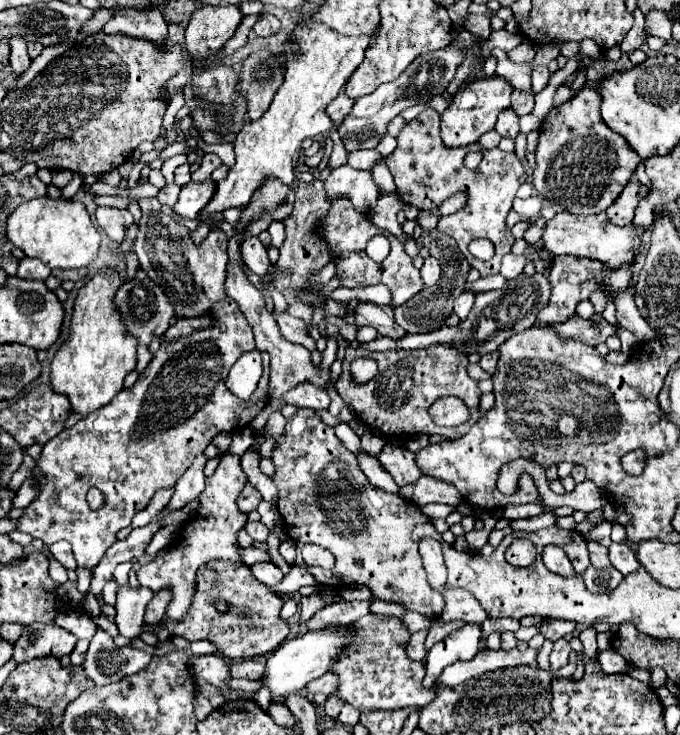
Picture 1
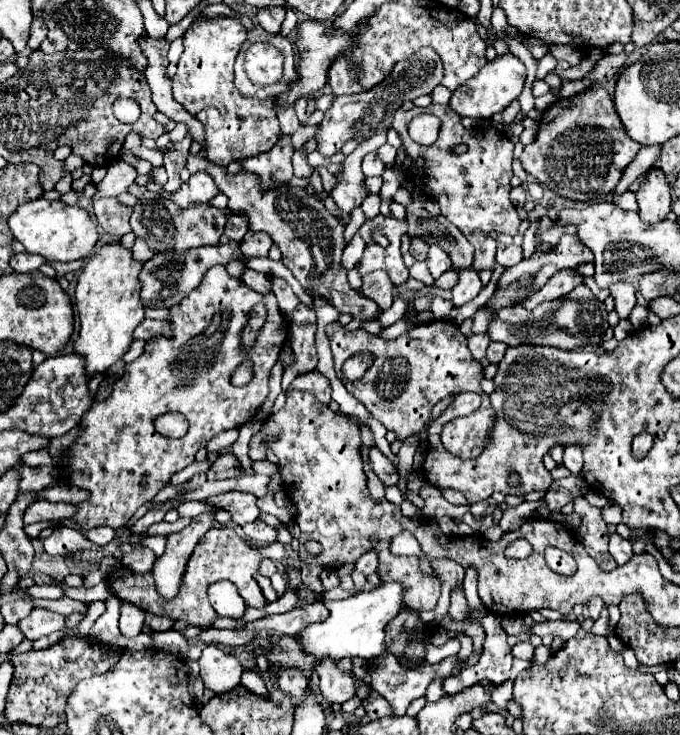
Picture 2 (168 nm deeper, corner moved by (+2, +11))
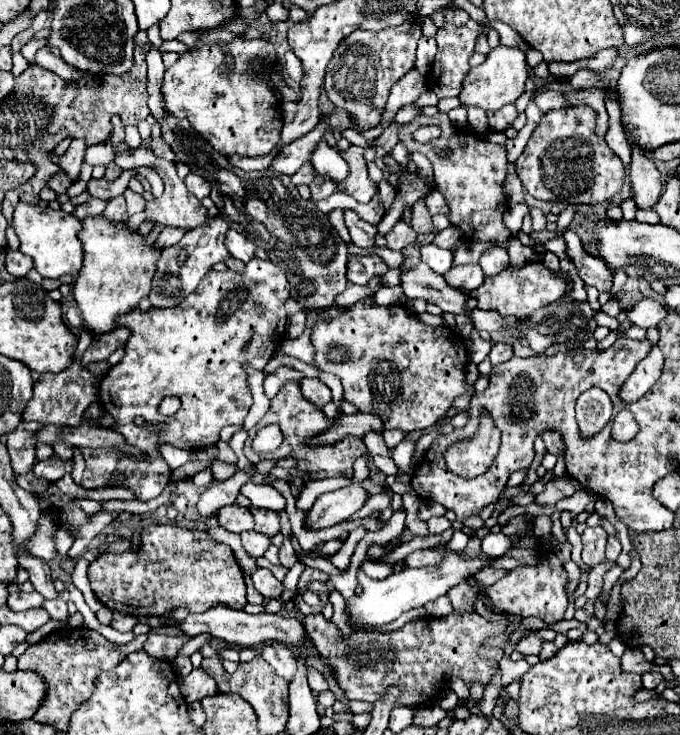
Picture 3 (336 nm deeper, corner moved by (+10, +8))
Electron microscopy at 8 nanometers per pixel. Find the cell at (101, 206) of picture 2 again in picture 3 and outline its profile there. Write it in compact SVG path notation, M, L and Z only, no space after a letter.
M109 200L103 216L107 216L109 220L115 220L115 222L121 222L127 218L127 206L125 206L125 200Z

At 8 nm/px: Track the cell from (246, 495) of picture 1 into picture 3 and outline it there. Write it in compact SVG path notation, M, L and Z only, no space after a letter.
M237 504L221 508L217 512L217 520L219 520L219 526L223 526L227 532L233 532L233 534L253 530L253 526L255 526L251 512L243 506L237 506Z

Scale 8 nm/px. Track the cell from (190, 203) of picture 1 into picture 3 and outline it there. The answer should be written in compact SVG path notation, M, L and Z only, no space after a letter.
M193 172L185 178L185 186L187 186L187 190L189 190L191 194L195 194L199 200L203 200L205 196L209 196L209 190L211 190L209 182L207 182L205 178L201 178L199 174L193 174Z

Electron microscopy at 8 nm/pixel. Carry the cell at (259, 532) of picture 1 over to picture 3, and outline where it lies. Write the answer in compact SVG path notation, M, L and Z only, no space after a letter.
M243 532L241 534L241 542L243 542L243 548L245 552L251 556L251 558L261 558L265 554L265 550L271 546L271 540L267 536L261 536L257 532Z

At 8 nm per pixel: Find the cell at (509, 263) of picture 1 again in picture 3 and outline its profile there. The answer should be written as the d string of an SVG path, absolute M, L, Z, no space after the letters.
M495 246L495 248L487 248L481 258L479 264L485 272L485 276L495 276L497 272L503 272L505 268L509 268L509 256L505 252L505 248Z

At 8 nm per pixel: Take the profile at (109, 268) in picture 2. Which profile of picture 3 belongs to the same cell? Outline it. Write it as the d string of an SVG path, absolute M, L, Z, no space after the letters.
M87 216L83 220L79 240L83 244L85 258L73 284L73 296L81 310L83 326L91 328L97 338L115 330L117 316L129 312L129 308L137 306L139 300L149 294L161 248L155 242L147 242L147 238L137 234L137 230L131 230L127 222L113 224L113 220L105 220L105 216Z

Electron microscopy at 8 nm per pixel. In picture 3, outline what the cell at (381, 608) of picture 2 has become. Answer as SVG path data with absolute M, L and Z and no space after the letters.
M491 532L481 540L481 554L468 560L461 553L449 552L449 554L443 556L443 562L437 564L437 566L405 568L401 572L391 574L385 580L373 580L359 568L357 570L357 581L363 588L363 594L353 596L353 598L347 600L349 620L355 622L355 624L365 624L365 626L387 626L389 622L393 622L403 612L407 612L411 608L421 608L427 602L437 600L439 596L445 596L453 586L465 582L471 576L475 576L479 570L491 566L491 562L505 556L511 548L513 548L513 544L503 532L497 532L497 534Z

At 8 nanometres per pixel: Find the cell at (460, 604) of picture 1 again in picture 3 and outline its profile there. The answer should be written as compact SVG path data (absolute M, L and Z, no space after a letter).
M417 550L405 558L405 564L411 568L421 568L421 566L437 566L441 562L441 554L435 550Z

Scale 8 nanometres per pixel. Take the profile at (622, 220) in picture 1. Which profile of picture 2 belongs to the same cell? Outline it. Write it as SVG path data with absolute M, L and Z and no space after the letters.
M655 145L655 147L641 147L639 153L637 153L637 157L629 163L629 169L623 173L621 181L617 183L617 189L613 191L613 195L619 197L619 195L623 195L625 191L629 191L629 185L631 185L637 177L641 177L643 173L647 173L647 171L651 169L651 165L653 165L653 161L657 159L657 155L659 155L659 147L657 147L657 145Z

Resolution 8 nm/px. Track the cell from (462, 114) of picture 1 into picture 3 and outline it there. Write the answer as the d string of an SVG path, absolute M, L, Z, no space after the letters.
M497 46L495 50L491 50L487 54L487 58L481 66L469 70L459 98L461 98L463 106L479 106L483 110L499 110L501 106L515 102L525 92L527 78L529 78L529 66L527 66L525 52L519 48Z

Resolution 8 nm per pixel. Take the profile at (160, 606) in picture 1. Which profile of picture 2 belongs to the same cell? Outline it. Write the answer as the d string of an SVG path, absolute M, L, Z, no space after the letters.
M199 515L193 519L193 523L189 527L167 537L165 553L161 557L157 557L157 561L153 565L155 589L163 599L177 597L183 575L185 575L187 561L189 561L195 545L199 543L199 539L211 529L211 523L213 523L211 515Z

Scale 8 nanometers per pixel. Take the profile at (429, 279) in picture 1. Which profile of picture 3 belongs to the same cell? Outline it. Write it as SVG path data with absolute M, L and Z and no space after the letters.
M429 244L429 246L421 248L421 260L437 274L445 274L453 266L453 252L443 250L435 244Z

